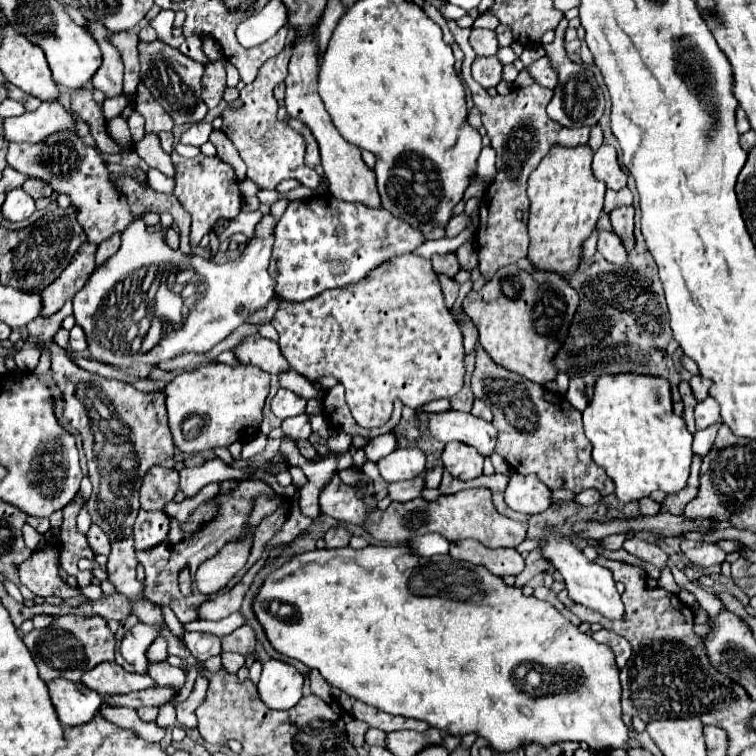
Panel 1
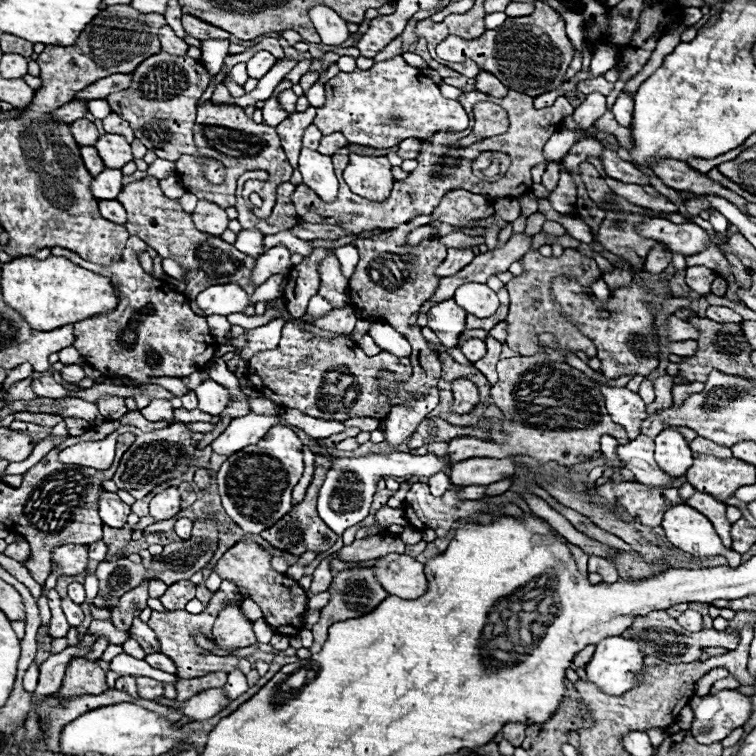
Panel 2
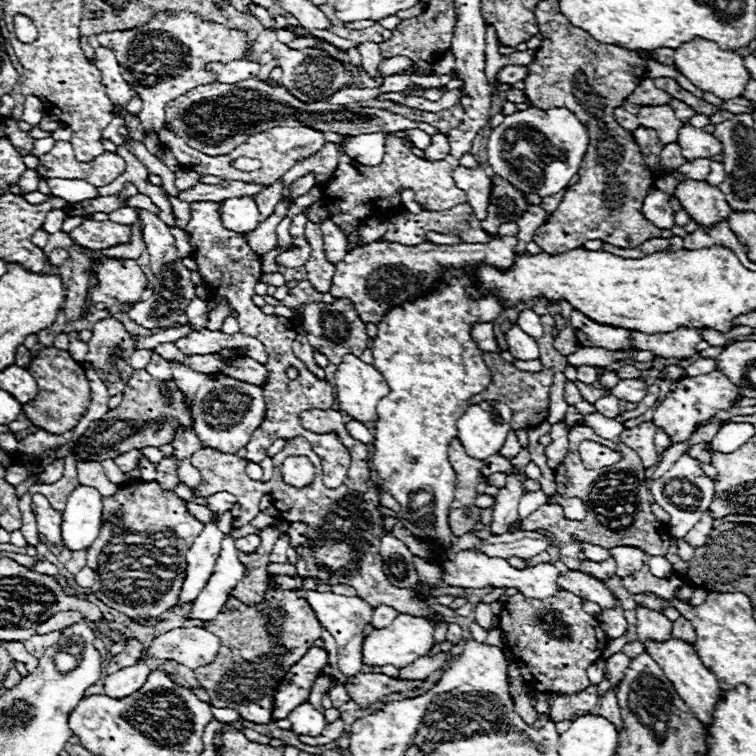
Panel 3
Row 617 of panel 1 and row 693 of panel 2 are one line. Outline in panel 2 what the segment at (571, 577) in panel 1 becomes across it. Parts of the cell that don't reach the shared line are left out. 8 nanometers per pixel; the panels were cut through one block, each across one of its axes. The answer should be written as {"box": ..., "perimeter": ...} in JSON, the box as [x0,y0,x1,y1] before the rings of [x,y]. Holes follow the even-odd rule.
{"box":[584,636,644,696],"perimeter":[[[612,636],[596,644],[596,654],[584,666],[586,676],[602,692],[620,696],[636,684],[636,674],[642,670],[644,654],[634,640]]]}

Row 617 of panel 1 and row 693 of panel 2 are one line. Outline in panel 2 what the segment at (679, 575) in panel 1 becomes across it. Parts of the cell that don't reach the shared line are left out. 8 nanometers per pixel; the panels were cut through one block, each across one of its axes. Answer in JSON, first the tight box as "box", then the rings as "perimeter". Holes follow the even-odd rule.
{"box":[710,676,740,694],"perimeter":[[[728,676],[728,678],[724,678],[724,680],[714,682],[714,686],[712,686],[710,694],[718,694],[720,690],[734,690],[734,688],[738,688],[738,686],[740,686],[740,684],[738,684],[738,680],[736,680],[734,676]]]}

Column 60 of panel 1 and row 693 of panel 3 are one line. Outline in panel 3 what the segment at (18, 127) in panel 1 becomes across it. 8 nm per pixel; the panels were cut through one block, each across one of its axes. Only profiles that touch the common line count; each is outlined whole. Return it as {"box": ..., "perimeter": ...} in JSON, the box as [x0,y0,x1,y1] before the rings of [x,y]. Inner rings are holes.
{"box":[104,662,150,698],"perimeter":[[[138,662],[134,666],[108,674],[104,678],[104,694],[108,694],[110,698],[130,696],[132,692],[136,692],[138,688],[144,686],[148,674],[150,674],[150,668],[144,662]]]}

